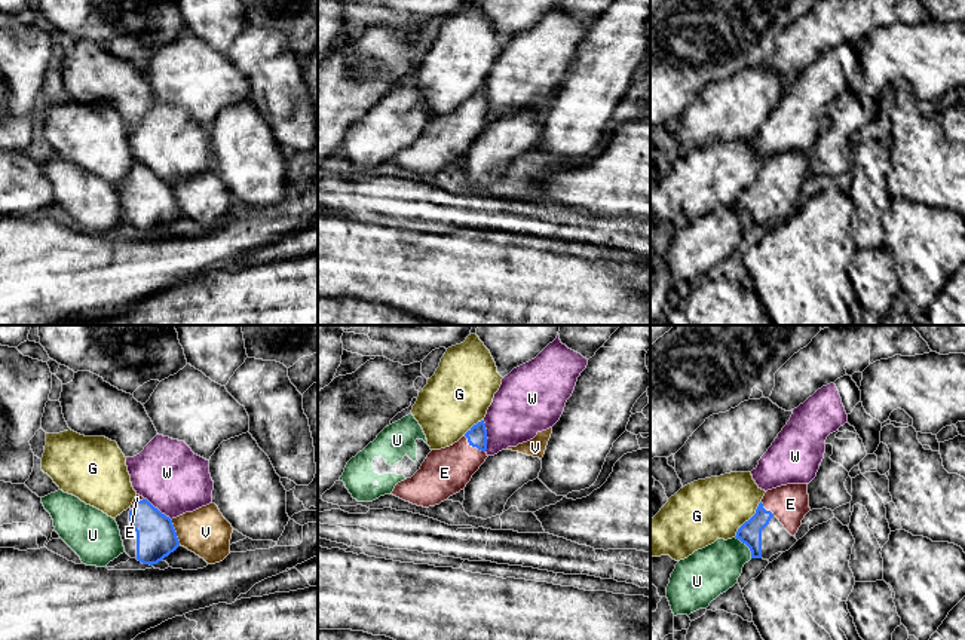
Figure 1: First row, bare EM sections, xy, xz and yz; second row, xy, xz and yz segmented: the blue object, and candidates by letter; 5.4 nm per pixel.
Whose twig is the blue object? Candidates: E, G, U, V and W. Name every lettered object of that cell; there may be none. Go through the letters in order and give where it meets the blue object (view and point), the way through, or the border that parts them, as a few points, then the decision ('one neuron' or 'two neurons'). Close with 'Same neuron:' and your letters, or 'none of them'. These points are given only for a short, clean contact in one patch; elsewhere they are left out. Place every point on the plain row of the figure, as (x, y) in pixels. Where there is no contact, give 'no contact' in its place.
E: contact xz (474, 113); way xz (477, 104), (474, 113), (444, 140); one neuron
G: contact yz (750, 186); border yz (760, 168), (756, 178), (734, 204); two neurons
U: contact yz (747, 213); border yz (735, 204), (748, 216), (751, 224); two neurons
V: contact xy (175, 199); border xy (171, 187), (180, 211); two neurons
W: contact xz (486, 103); border xz (483, 88), (487, 97), (486, 118); two neurons
Same neuron: E

